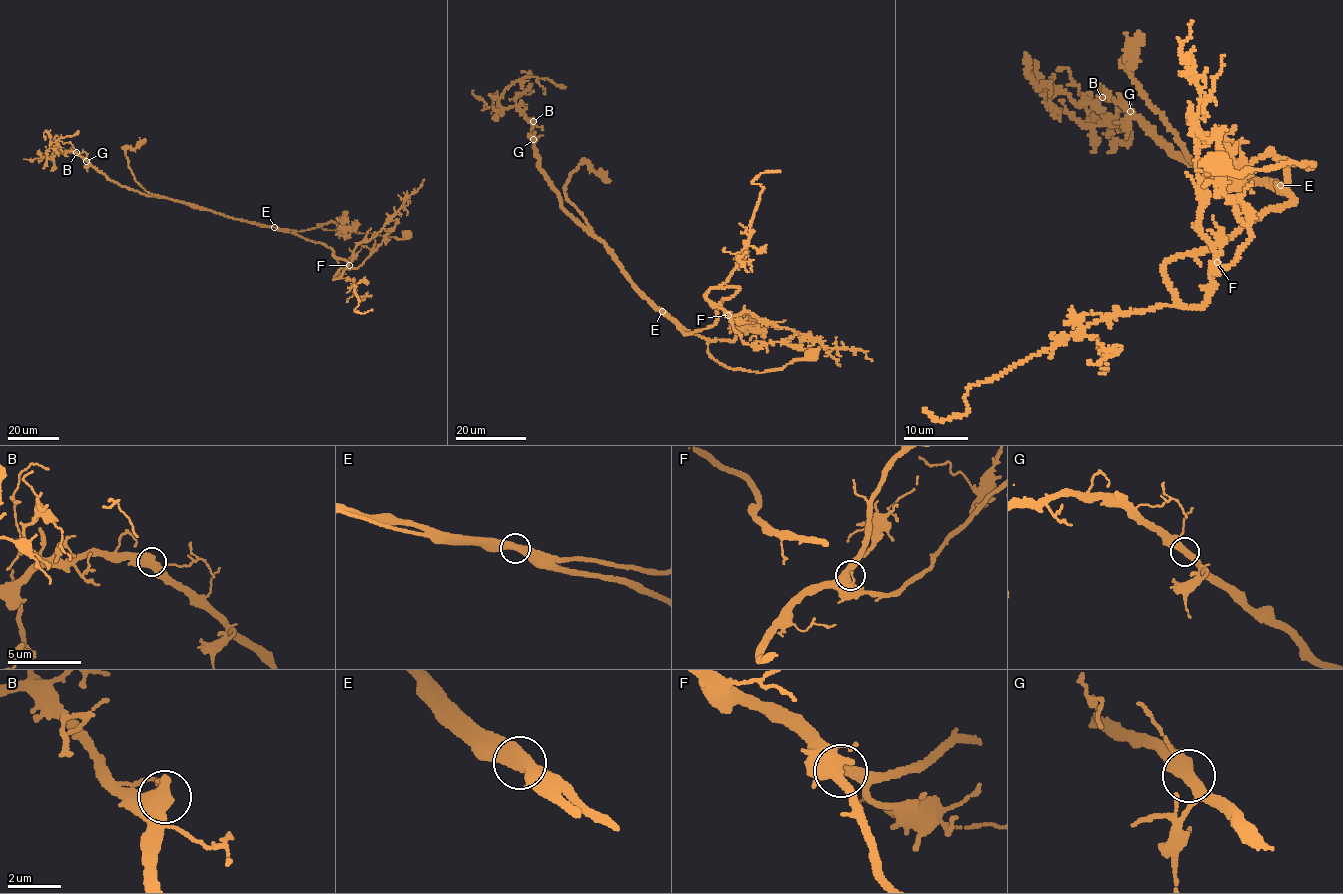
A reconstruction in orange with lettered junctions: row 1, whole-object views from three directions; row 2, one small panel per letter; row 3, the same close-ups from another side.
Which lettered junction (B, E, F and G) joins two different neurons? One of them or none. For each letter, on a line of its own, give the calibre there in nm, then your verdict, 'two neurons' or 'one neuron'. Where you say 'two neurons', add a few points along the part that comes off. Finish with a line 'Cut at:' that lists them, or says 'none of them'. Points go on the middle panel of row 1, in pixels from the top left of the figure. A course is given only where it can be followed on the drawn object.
B: 500 nm thick; one neuron
E: 500 nm thick; two neurons; foreign part runs (662, 311), (648, 301), (568, 200), (564, 186), (580, 163), (585, 161), (609, 180)
F: 550 nm thick; one neuron
G: 480 nm thick; one neuron
Cut at: E

